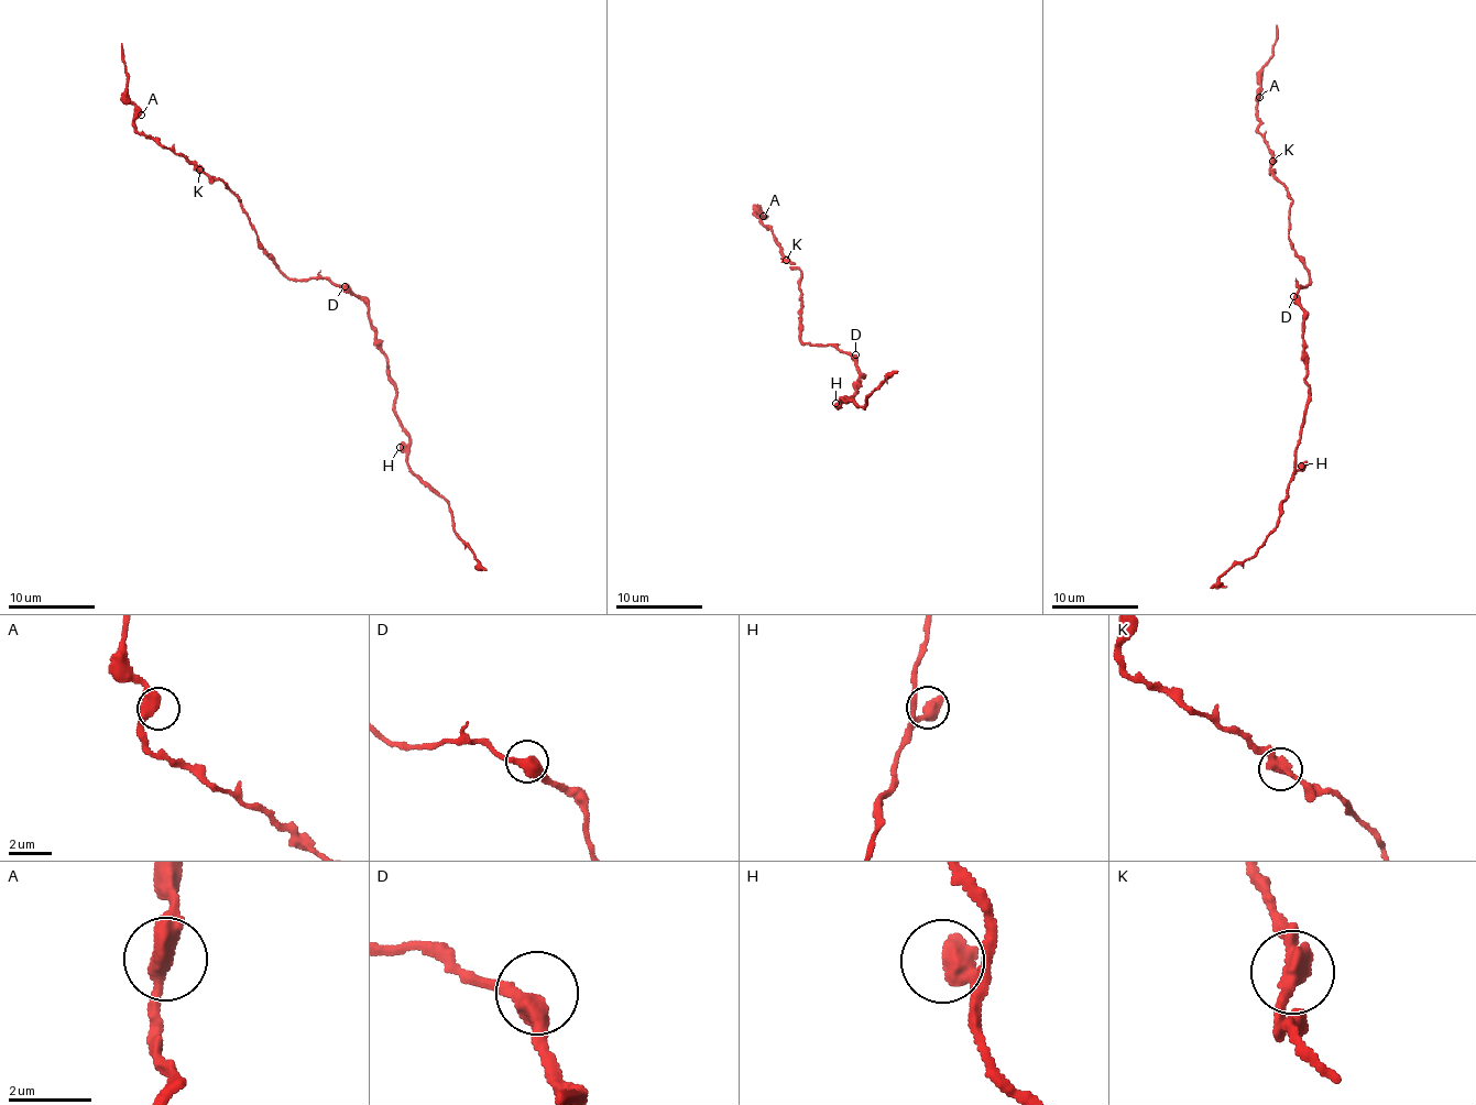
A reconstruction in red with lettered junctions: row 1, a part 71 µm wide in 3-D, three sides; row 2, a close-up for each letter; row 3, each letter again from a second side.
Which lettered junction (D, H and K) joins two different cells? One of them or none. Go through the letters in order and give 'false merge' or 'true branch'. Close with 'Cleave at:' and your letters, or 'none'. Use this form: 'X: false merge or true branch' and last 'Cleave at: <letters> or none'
D: true branch
H: true branch
K: true branch
Cleave at: none

